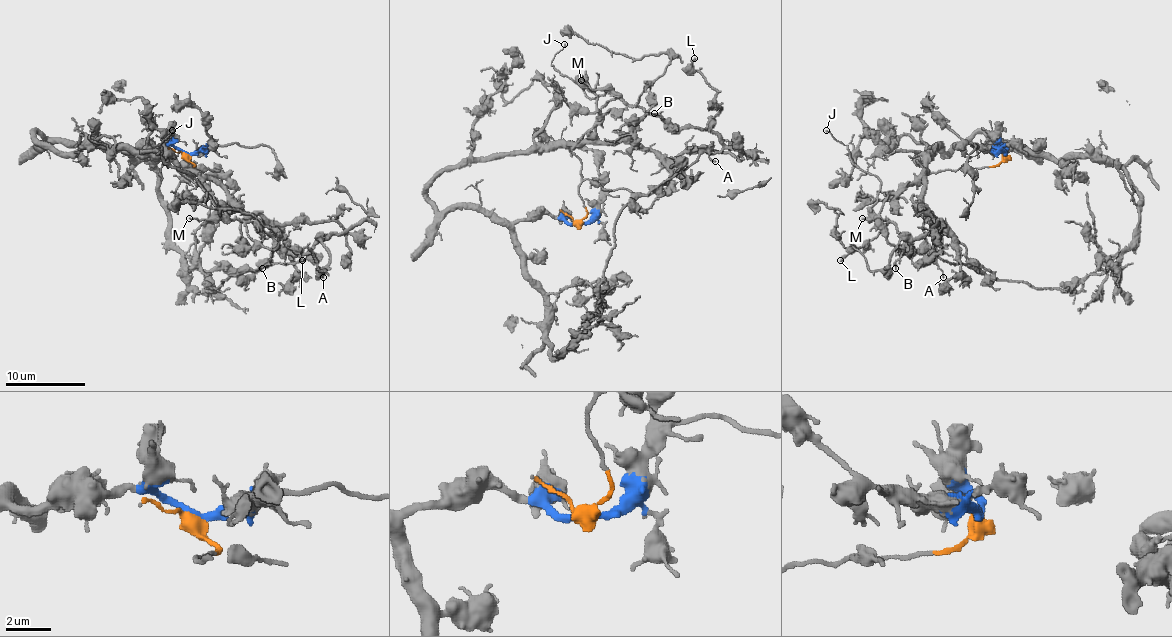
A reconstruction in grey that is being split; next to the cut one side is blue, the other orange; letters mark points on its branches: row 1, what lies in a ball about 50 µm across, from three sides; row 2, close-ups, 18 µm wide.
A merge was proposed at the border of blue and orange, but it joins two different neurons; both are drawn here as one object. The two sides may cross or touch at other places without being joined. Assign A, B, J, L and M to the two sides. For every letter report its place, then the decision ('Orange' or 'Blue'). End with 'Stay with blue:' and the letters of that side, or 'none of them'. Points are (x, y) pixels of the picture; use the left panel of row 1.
A: Place: (323, 277). Orange
B: Place: (262, 268). Orange
J: Place: (172, 130). Orange
L: Place: (302, 260). Orange
M: Place: (189, 218). Orange
Stay with blue: none of them

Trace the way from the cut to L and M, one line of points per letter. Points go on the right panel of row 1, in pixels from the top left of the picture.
L: (1004, 154), (996, 165), (929, 171), (883, 203), (909, 253), (905, 239), (883, 269), (853, 247), (839, 261)
M: (1004, 154), (996, 165), (929, 171), (909, 185), (893, 191), (879, 213), (871, 219), (861, 217)

